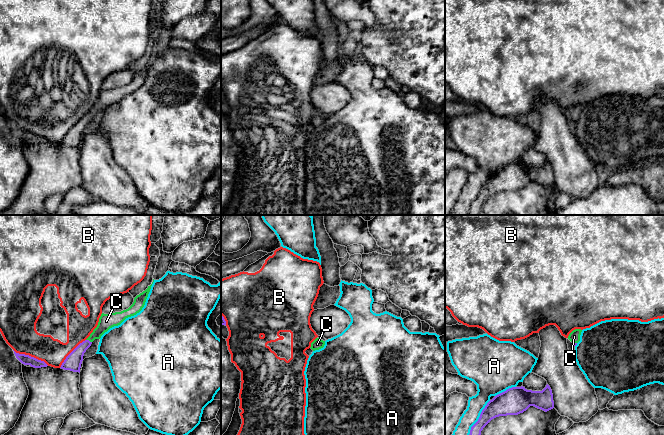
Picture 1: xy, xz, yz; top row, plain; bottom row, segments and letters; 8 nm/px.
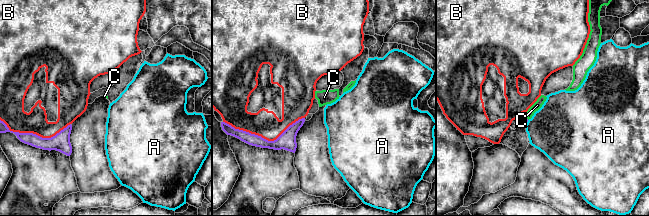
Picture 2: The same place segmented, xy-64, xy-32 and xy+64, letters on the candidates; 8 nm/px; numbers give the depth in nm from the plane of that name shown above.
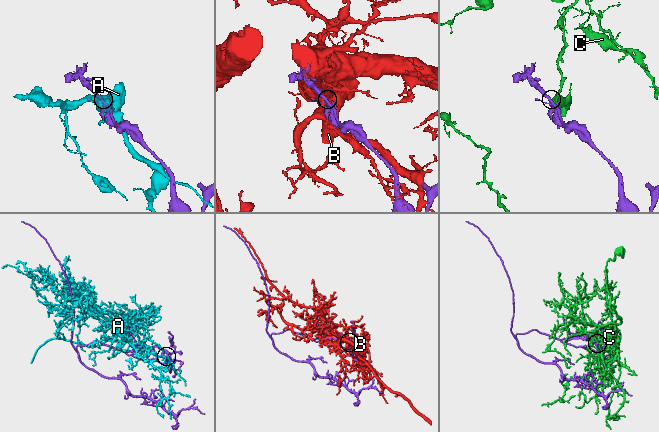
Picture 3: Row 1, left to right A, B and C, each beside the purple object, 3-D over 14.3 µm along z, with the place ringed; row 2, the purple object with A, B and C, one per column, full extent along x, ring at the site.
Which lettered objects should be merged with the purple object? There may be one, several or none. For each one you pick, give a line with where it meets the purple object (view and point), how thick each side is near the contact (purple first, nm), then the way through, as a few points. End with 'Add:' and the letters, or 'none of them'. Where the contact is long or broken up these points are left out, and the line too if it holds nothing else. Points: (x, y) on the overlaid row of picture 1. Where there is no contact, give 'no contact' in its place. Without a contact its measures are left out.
Add: none of them

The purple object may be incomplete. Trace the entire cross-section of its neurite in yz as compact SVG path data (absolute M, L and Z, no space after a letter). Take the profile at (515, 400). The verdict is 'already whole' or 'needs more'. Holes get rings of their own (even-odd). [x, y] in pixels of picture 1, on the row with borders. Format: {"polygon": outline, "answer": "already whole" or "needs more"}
{"polygon": "M547 384L542 391L527 390L525 387L512 387L496 395L482 410L478 421L471 427L469 435L481 435L483 428L494 418L518 415L534 406L545 412L554 408L553 394Z", "answer": "already whole"}

